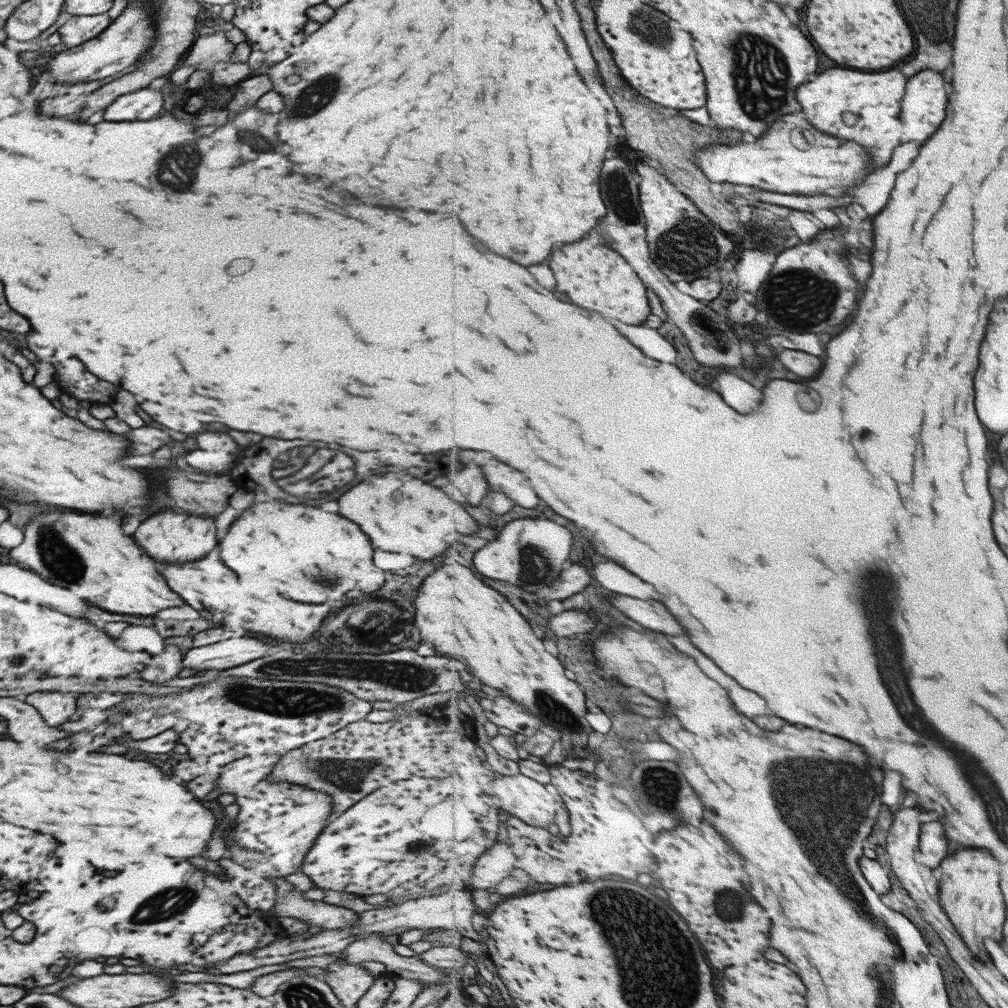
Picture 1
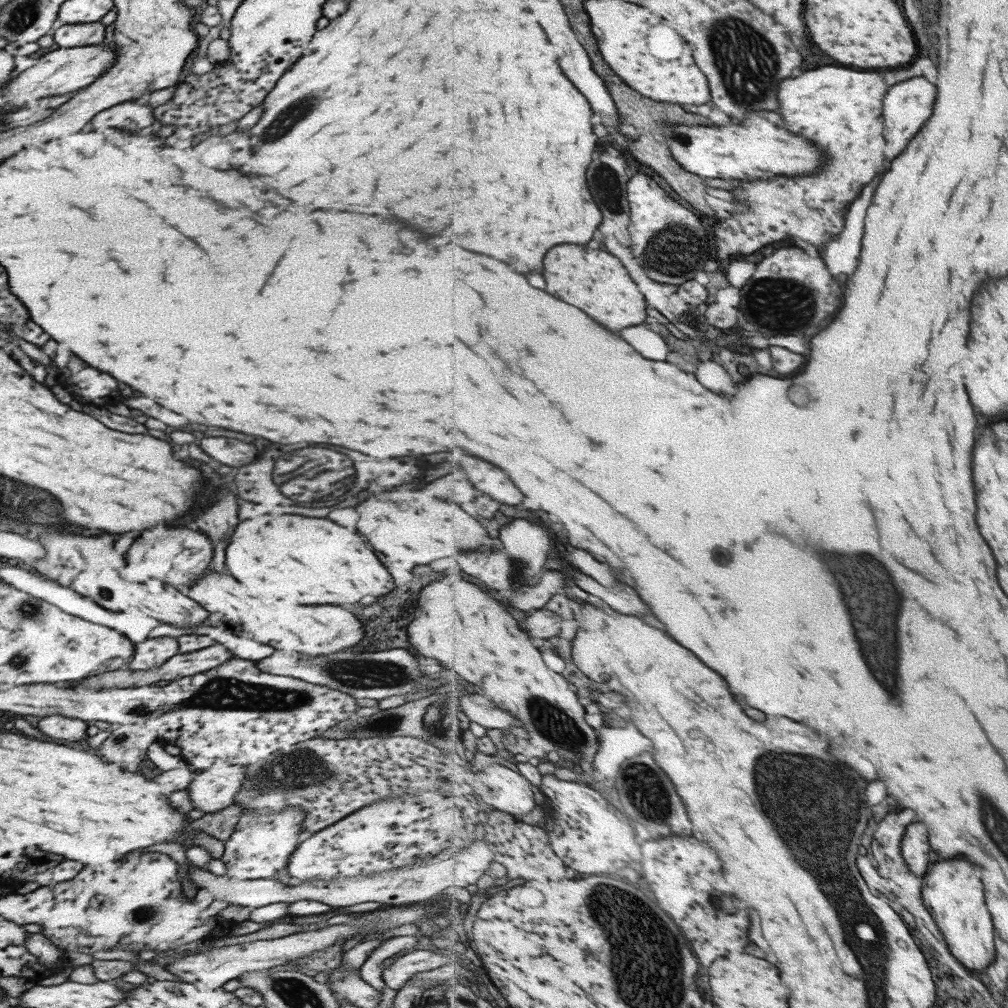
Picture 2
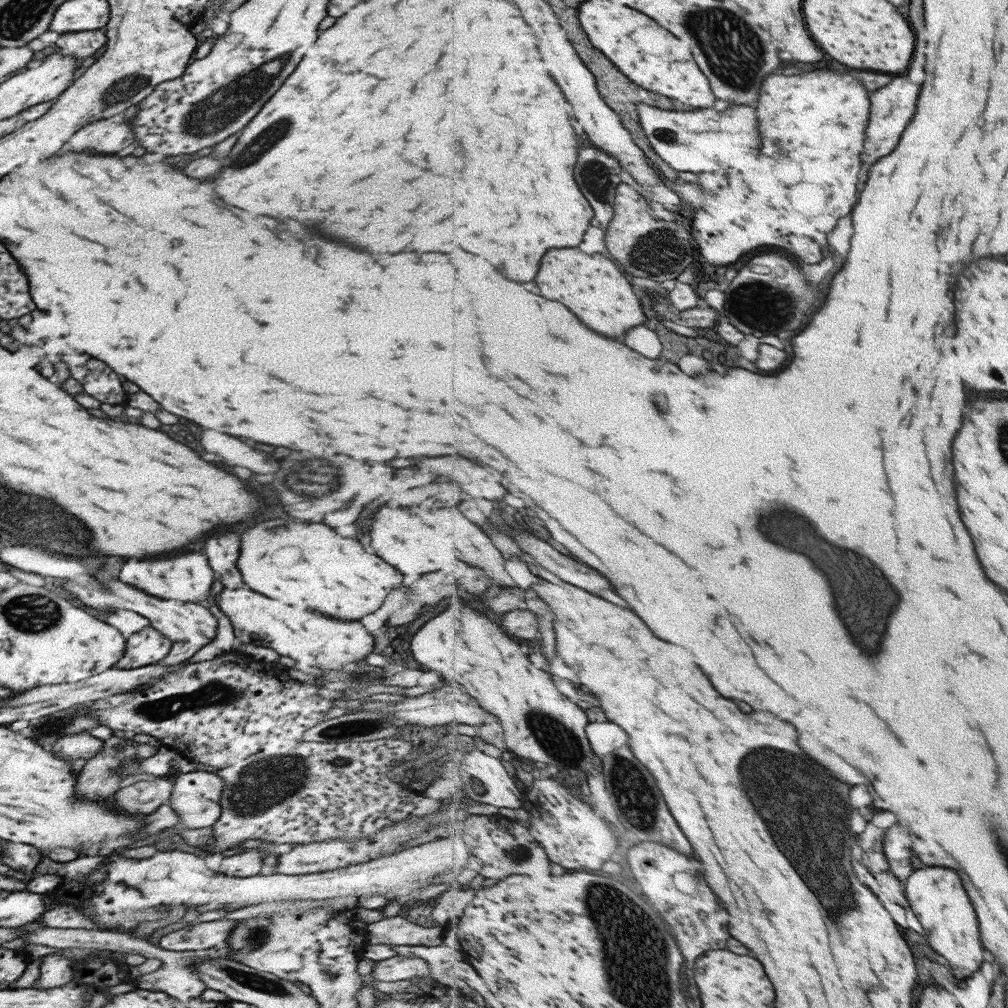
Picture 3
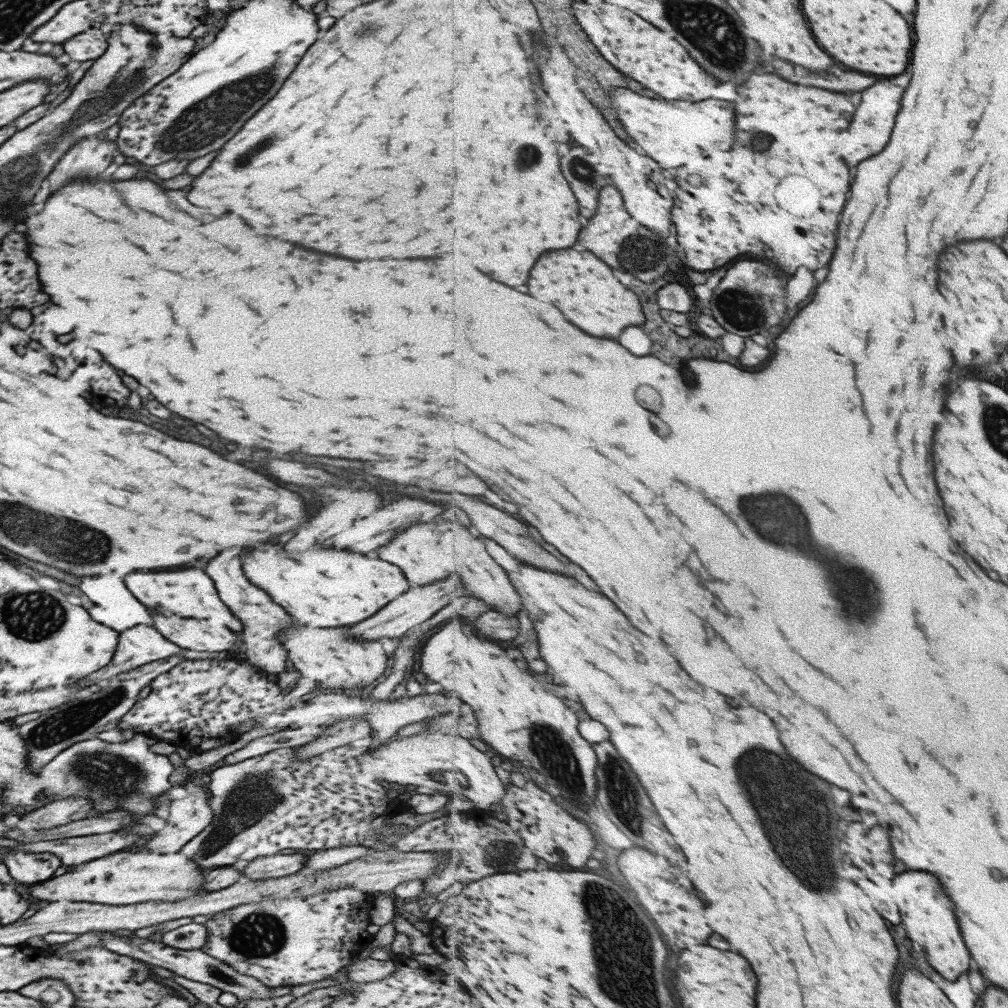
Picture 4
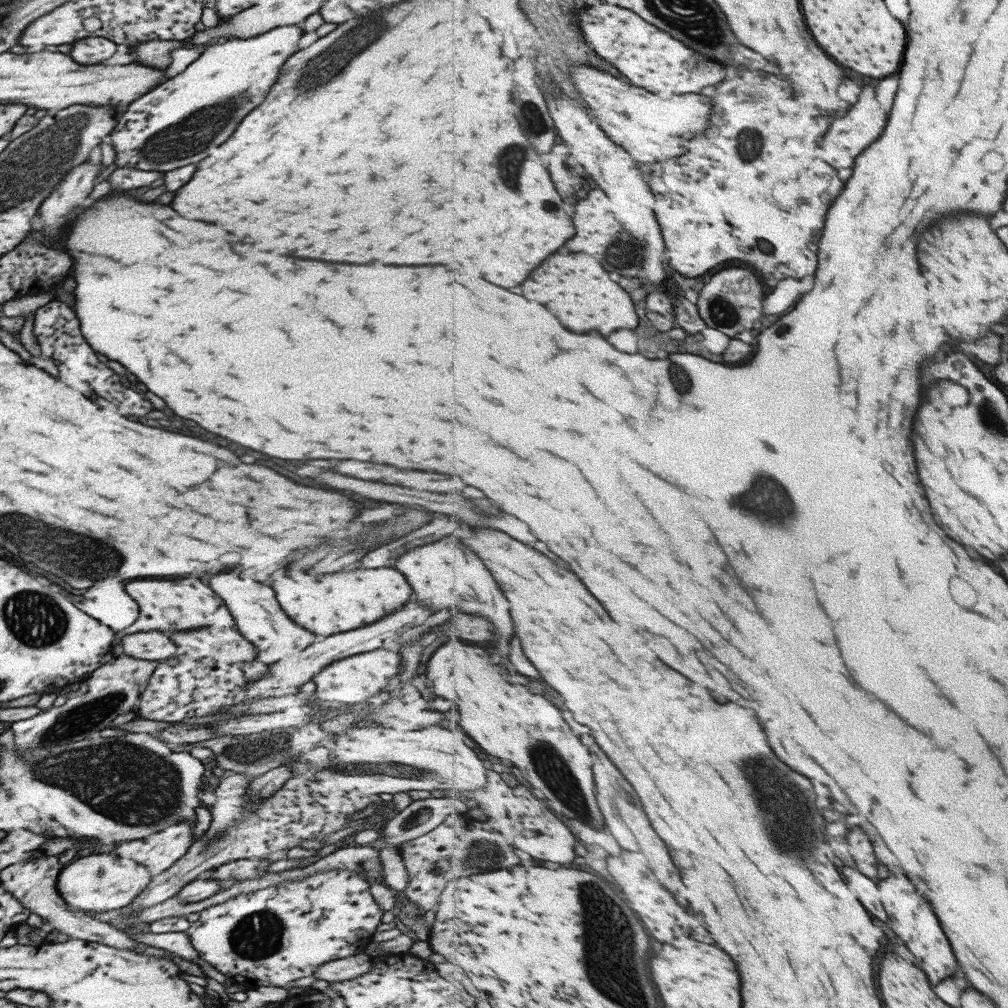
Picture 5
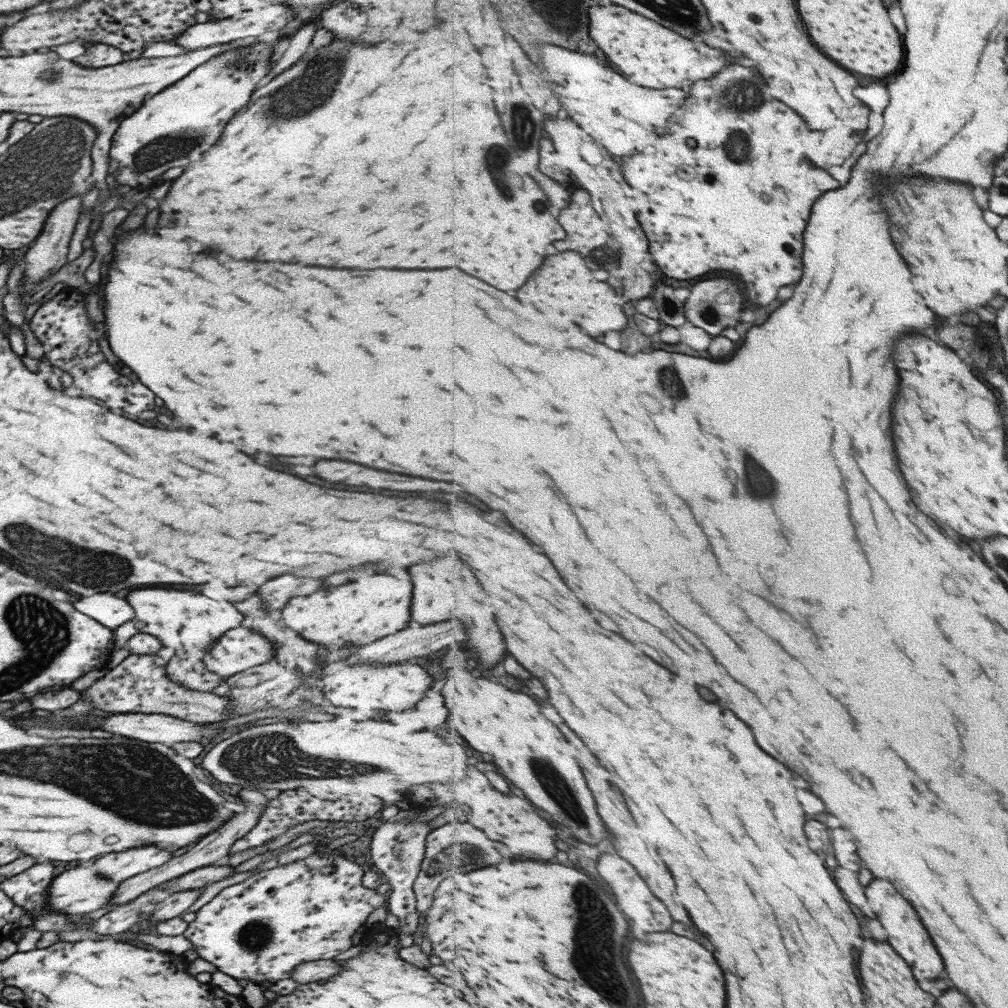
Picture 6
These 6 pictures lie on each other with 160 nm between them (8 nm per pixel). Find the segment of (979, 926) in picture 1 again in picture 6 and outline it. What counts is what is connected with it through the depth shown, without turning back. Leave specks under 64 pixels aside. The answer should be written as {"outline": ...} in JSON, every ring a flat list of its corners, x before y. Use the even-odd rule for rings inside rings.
{"outline":[[875,880,873,884,869,884,867,888,867,898,873,904,873,910,879,914,881,924,887,928,889,932,889,944,912,966,914,975,918,980,935,980,945,972,945,962,939,954,939,950,935,948,933,938,929,936,925,924,921,922,917,910,913,908,913,904,895,888,893,882,889,880]]}

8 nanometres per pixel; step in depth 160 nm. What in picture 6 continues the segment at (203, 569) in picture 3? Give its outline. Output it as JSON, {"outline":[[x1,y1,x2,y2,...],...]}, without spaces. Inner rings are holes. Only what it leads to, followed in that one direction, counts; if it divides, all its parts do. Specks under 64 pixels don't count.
{"outline":[[143,588,133,590,125,596,133,606,133,618,112,630,114,646,121,648,134,634,150,634,159,639,162,646,179,656,200,659,209,647,229,629,239,627,241,614,233,608,231,602,213,602,201,594,191,594,185,590,171,588]]}

